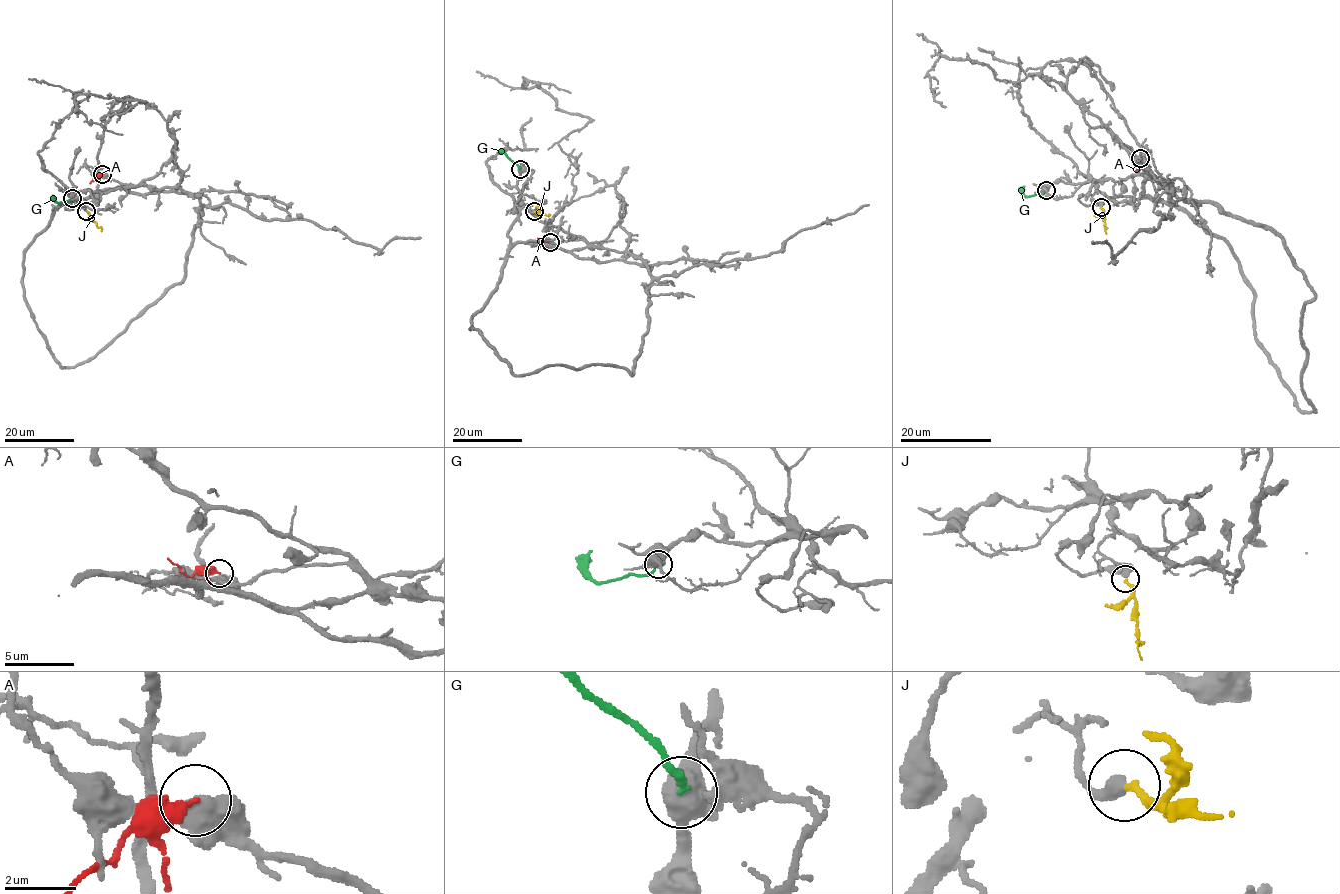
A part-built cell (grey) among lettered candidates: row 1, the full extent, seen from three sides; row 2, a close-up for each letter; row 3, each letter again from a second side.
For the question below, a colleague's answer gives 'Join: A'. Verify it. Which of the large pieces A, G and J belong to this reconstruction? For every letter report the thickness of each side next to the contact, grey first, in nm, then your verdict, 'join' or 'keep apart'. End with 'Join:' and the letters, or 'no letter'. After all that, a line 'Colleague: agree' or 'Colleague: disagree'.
A: calibres 480 and 380 nm; keep apart
G: calibres 440 and 160 nm; keep apart
J: calibres 400 and 190 nm; join
Join: J
Colleague: disagree

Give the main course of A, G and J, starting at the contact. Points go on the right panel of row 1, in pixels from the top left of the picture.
A: (1141, 158), (1142, 165), (1135, 171)
G: (1045, 190), (1025, 196), (1024, 186)
J: (1101, 207), (1107, 233)

